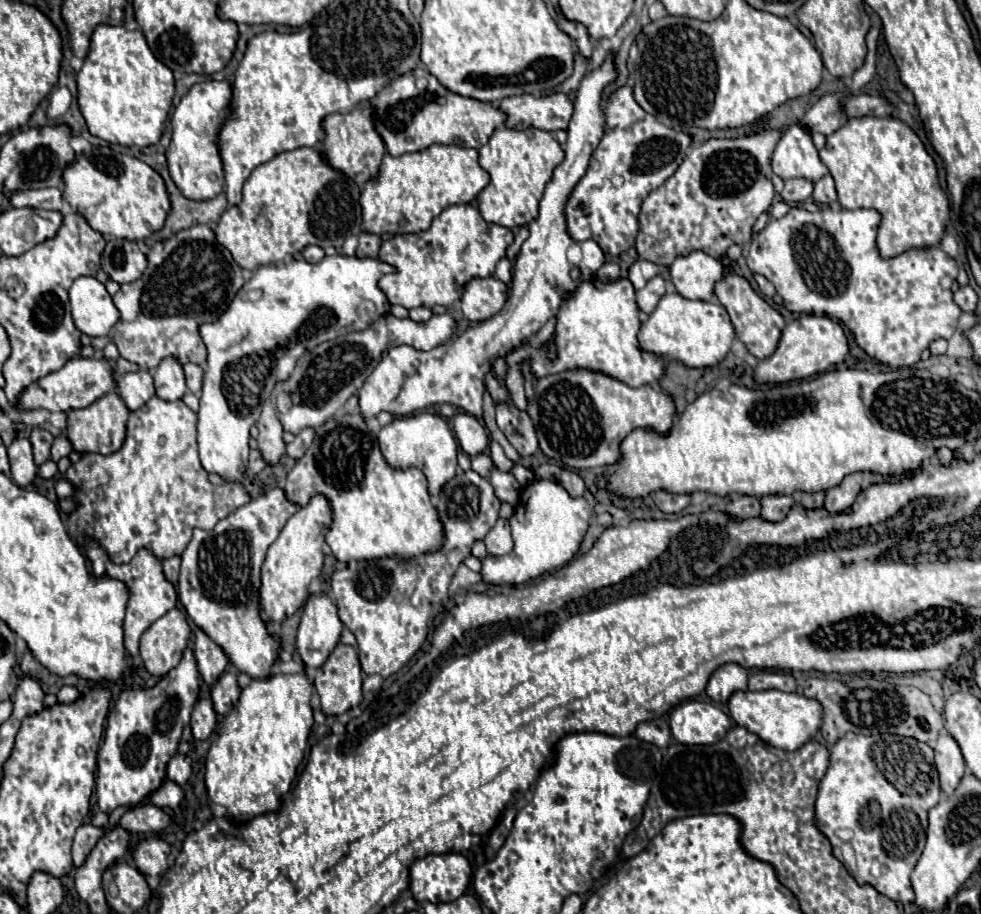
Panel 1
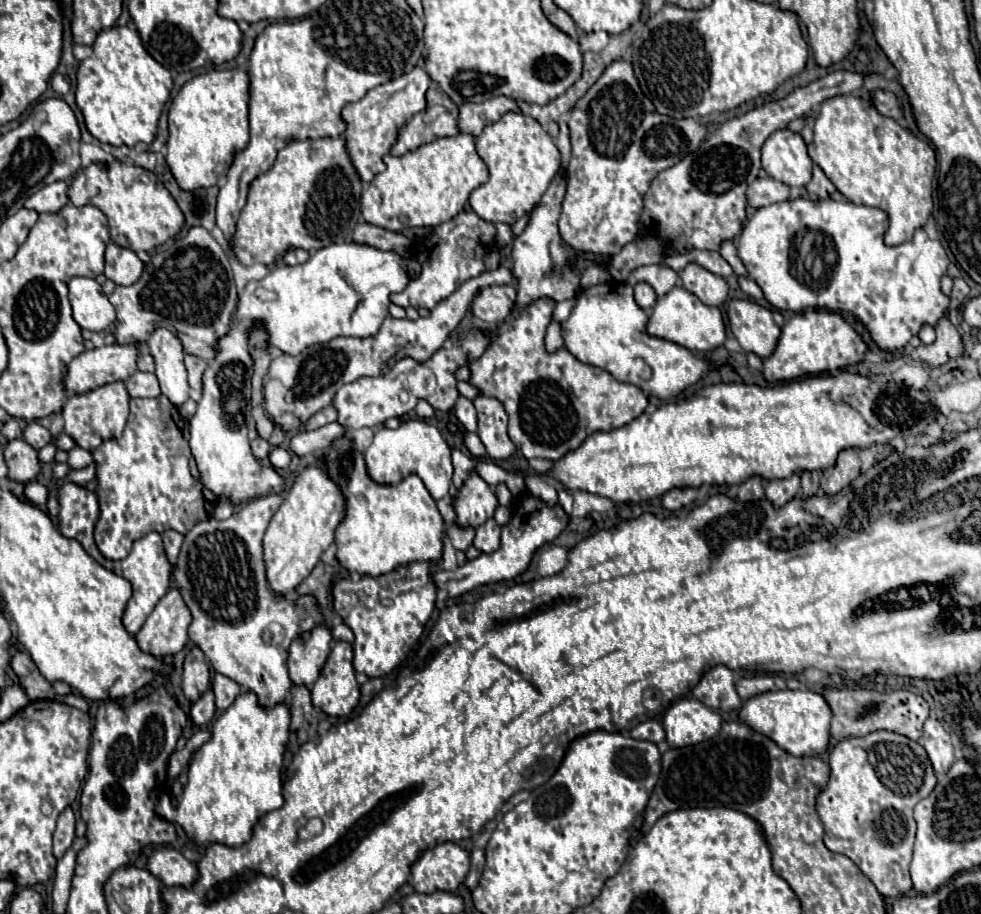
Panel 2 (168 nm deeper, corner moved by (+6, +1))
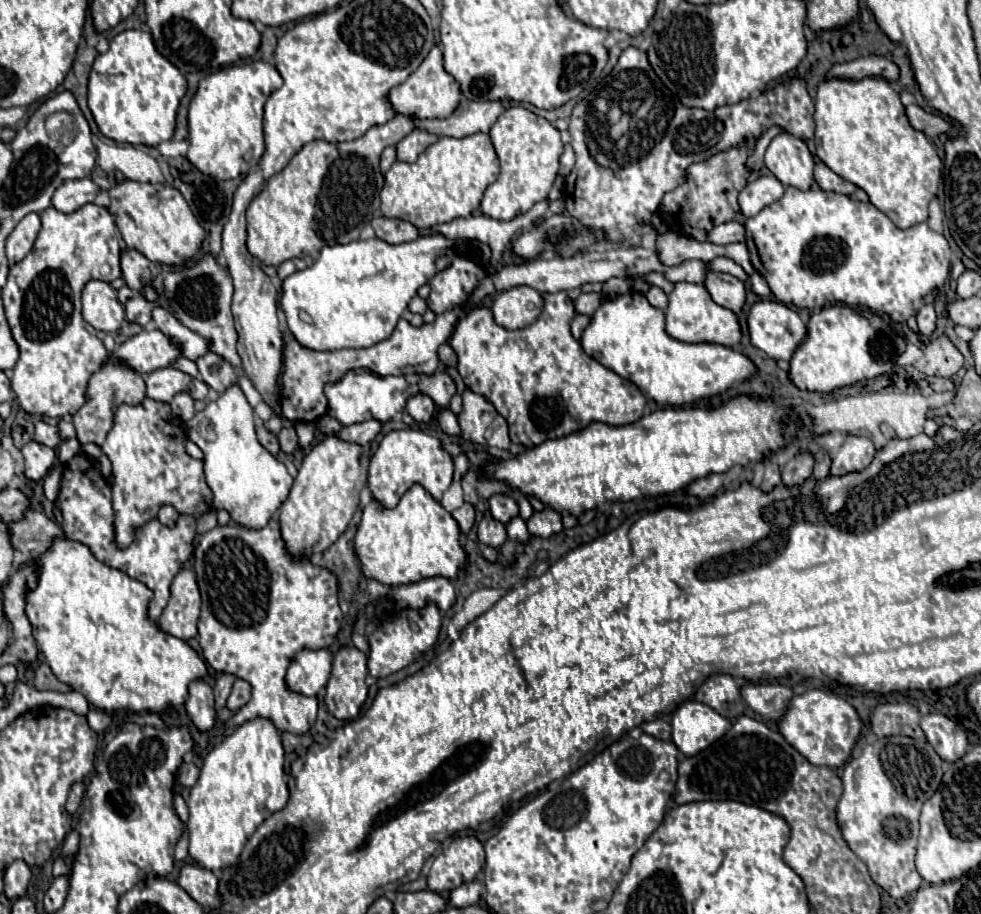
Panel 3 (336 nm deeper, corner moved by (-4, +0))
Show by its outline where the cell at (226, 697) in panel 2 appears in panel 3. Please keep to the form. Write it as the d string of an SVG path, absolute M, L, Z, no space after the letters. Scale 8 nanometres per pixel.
M235 680L231 696L227 700L227 708L229 710L239 710L243 708L247 702L251 700L251 686L245 680Z

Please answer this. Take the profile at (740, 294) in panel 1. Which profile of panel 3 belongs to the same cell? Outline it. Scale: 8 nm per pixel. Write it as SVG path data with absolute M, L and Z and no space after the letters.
M755 302L747 316L751 344L773 360L789 360L805 338L799 314L781 302Z

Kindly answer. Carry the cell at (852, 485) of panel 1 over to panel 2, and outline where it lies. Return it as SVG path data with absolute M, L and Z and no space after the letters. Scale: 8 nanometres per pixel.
M843 449L837 455L835 465L829 469L823 469L821 489L827 495L835 495L843 487L847 487L859 473L861 473L861 459L857 455L857 449Z

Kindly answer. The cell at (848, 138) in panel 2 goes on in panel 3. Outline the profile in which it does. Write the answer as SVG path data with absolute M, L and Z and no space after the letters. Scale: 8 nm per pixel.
M863 78L857 82L847 80L825 80L817 86L815 100L815 154L841 178L863 188L873 206L885 212L897 228L911 228L929 218L929 202L937 194L941 180L941 158L937 156L935 146L925 138L923 132L911 128L905 108L899 100L899 94L891 88L889 82L879 78Z

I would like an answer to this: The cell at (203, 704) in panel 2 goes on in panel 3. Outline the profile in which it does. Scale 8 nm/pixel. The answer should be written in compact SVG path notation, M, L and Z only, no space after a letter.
M221 674L215 682L215 710L221 710L229 698L229 692L231 692L231 686L235 682L235 676L231 674Z

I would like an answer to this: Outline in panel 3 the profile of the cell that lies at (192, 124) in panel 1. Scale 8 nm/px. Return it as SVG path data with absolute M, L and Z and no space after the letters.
M253 62L245 66L229 66L223 68L215 74L205 76L199 82L197 92L191 98L189 104L189 150L187 150L187 160L203 174L215 176L215 180L231 180L247 174L251 168L257 166L259 158L263 156L265 144L263 144L263 106L269 98L269 94L283 84L279 72L275 66L267 62Z

